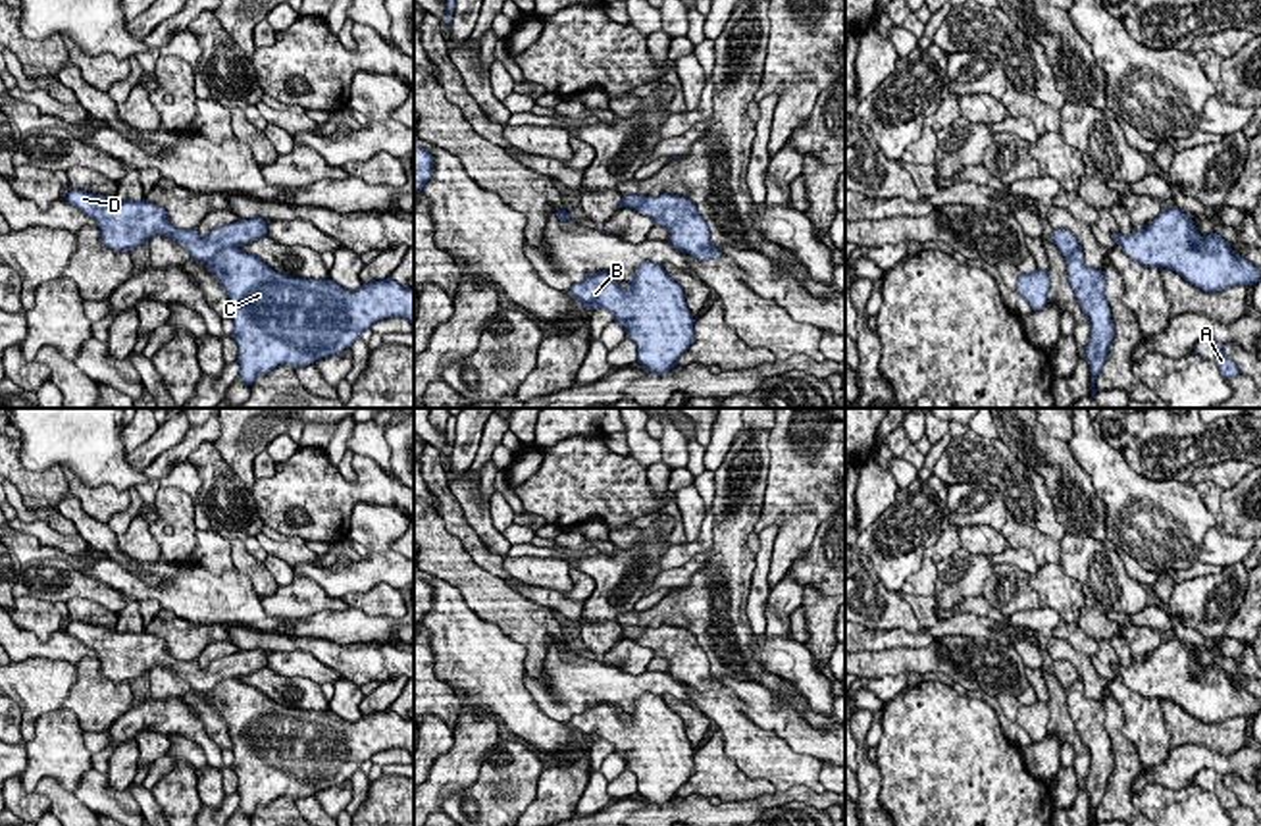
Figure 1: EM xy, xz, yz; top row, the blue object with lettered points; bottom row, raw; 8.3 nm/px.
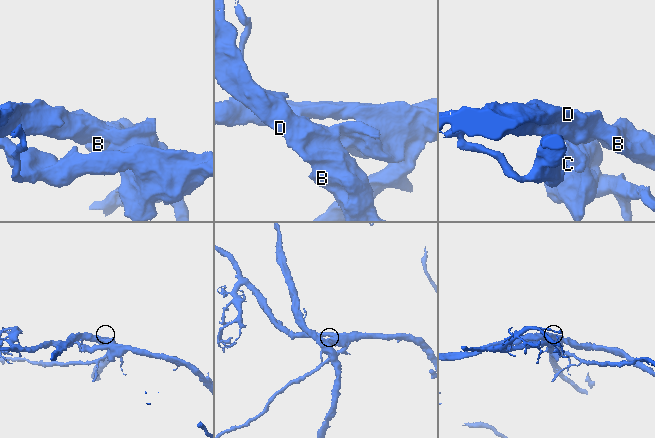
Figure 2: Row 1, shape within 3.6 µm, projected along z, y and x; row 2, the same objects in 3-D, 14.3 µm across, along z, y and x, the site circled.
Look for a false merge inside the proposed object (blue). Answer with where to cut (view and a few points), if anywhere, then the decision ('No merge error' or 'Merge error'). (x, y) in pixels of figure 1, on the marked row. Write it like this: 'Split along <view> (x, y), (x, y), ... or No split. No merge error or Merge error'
Split along xy (237, 245), (220, 249), (206, 262). Merge error

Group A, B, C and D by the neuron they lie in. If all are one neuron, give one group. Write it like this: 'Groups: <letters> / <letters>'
Groups: A C / B D

